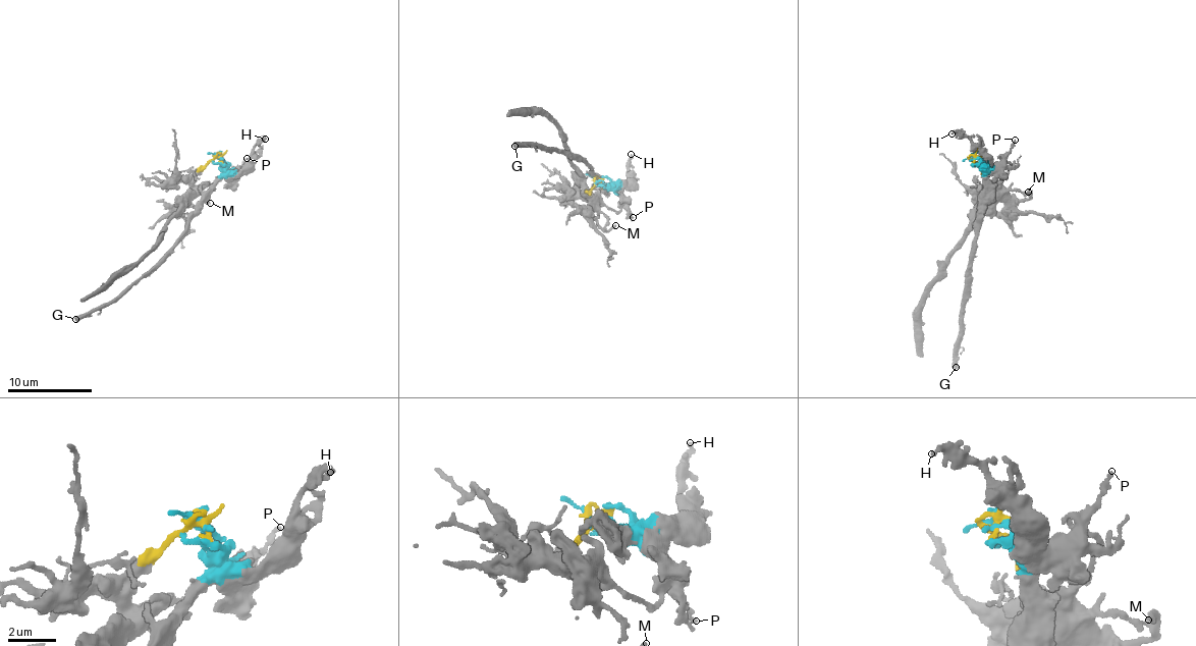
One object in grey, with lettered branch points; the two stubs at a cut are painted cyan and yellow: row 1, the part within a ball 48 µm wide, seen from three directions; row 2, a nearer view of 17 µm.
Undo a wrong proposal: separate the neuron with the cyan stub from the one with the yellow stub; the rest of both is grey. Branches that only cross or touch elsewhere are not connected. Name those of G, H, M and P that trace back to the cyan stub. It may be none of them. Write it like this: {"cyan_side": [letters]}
{"cyan_side": ["G", "H", "P"]}

